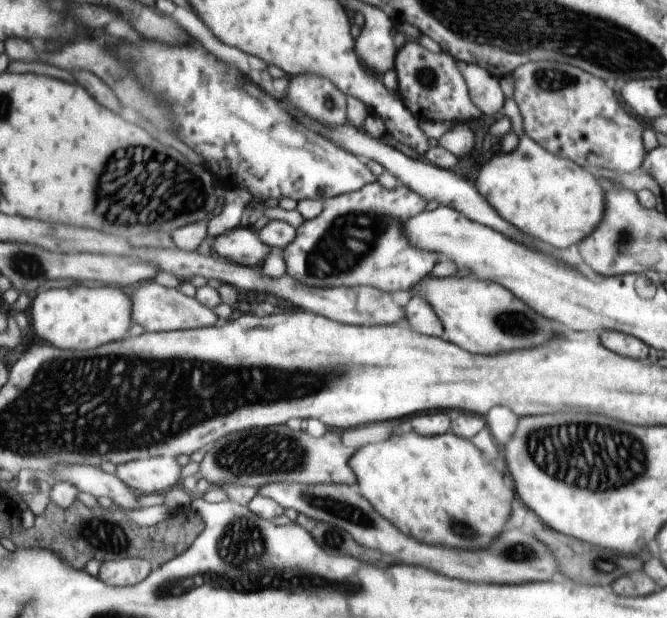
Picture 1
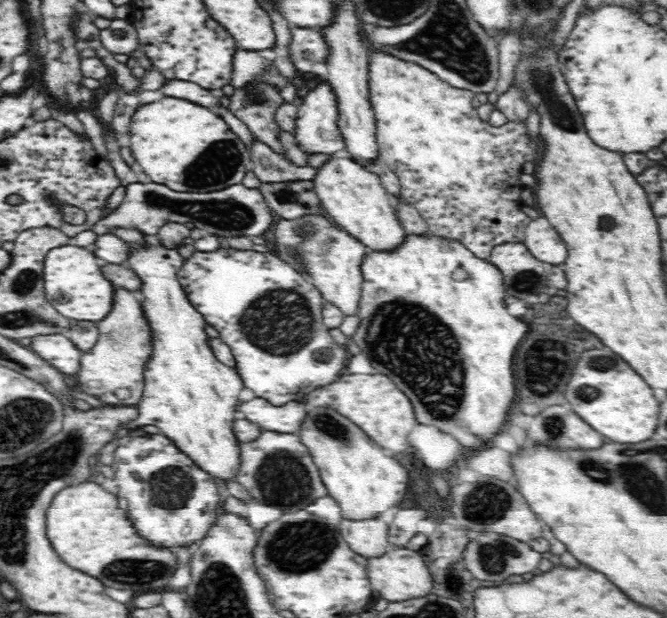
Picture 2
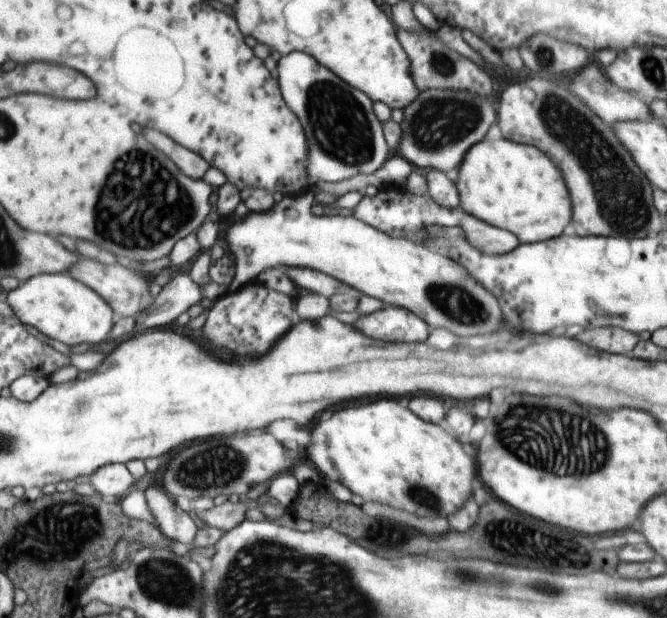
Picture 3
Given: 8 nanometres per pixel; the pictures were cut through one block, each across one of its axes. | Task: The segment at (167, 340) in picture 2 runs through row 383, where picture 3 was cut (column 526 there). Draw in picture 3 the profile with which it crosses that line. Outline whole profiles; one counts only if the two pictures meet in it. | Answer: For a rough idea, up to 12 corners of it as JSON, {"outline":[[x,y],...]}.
{"outline":[[470,146],[466,214],[520,243],[559,236],[573,204],[533,146]]}

